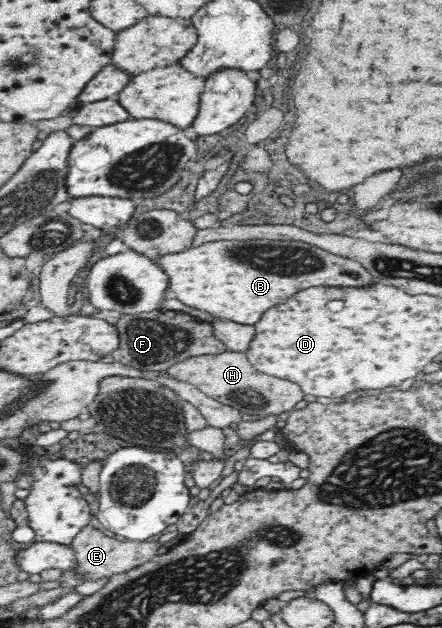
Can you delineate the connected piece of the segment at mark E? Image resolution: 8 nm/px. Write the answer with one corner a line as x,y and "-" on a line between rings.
88,522
71,541
75,553
75,566
61,570
59,577
60,587
75,588
86,581
98,581
120,573
126,573
134,569
156,555
159,548
158,542
135,542
132,540
120,539
119,537
106,536
100,529

